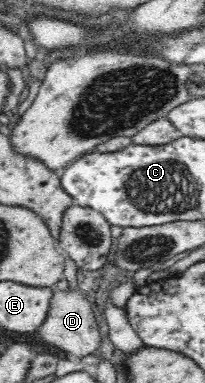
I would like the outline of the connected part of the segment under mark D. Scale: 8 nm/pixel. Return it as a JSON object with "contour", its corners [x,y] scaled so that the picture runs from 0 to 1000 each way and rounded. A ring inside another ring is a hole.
{"contour":[[[268,755],[229,830],[185,856],[210,893],[298,911],[332,930],[415,932],[478,919],[502,898],[488,851],[454,820],[449,794],[385,757],[307,760]]]}

